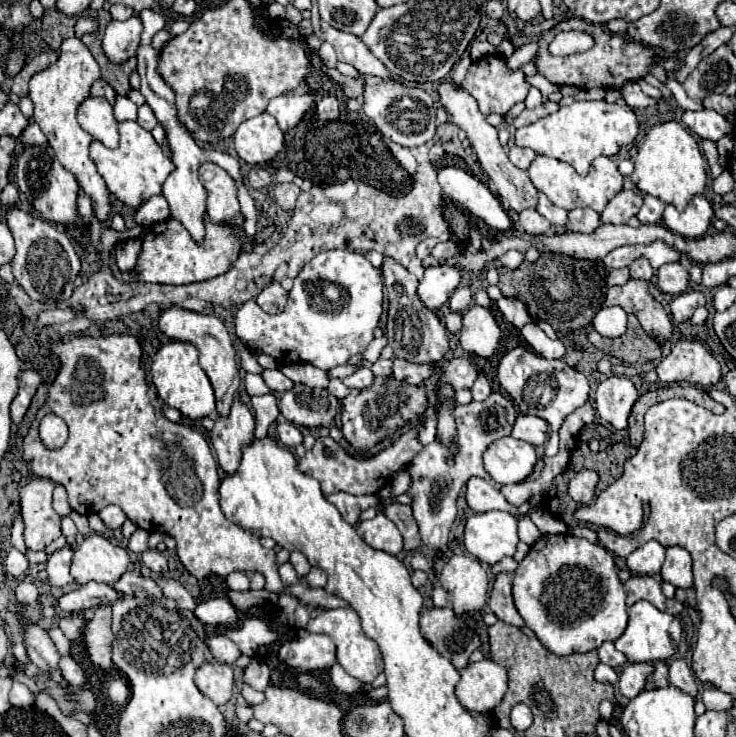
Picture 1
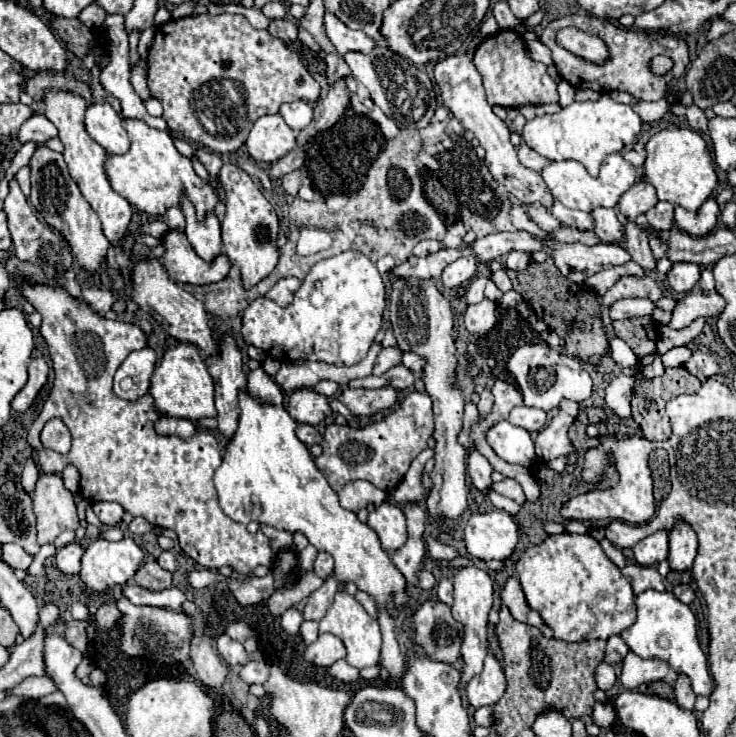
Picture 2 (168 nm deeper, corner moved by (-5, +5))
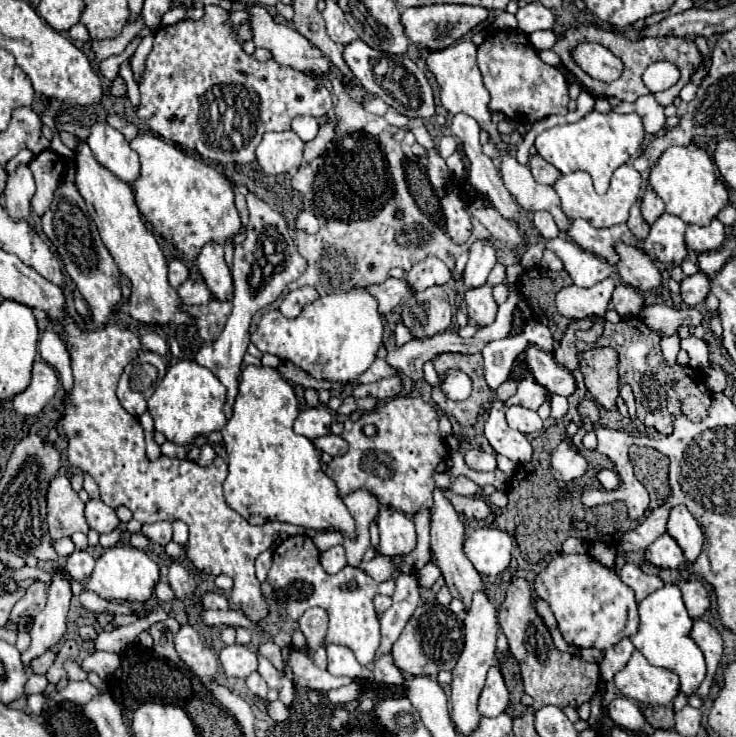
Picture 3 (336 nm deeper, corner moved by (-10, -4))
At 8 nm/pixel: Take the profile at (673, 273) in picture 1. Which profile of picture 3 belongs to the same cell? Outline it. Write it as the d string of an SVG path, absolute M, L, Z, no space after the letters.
M695 273L689 277L683 277L681 281L681 299L689 305L695 307L701 303L709 293L709 277L705 273Z

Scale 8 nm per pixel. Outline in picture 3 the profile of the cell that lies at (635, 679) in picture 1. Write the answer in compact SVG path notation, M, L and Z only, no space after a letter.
M641 651L633 653L613 681L625 697L651 705L671 705L679 691L679 677L669 669L649 665Z

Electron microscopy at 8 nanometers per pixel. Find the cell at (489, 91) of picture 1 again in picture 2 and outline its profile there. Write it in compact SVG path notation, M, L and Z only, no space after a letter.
M500 30L494 36L484 38L474 50L474 66L482 74L490 106L498 104L504 108L520 108L524 104L538 106L538 104L558 102L556 82L548 76L544 64L534 62L526 54L524 38L516 30Z

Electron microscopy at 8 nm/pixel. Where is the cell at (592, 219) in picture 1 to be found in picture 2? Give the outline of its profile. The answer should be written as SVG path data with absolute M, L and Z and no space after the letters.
M598 208L592 210L592 218L596 222L596 236L606 242L606 244L618 244L624 248L624 244L620 242L624 236L624 226L622 222L616 218L616 210L614 208Z

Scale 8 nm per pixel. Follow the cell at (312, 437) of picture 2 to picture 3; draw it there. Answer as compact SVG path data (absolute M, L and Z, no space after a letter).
M323 435L319 439L313 441L313 445L319 449L319 451L325 451L329 455L343 455L347 451L347 443L339 437L339 435Z

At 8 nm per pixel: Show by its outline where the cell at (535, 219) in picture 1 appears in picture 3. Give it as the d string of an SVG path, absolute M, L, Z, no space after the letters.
M537 211L533 215L533 225L537 227L537 231L545 237L545 239L551 239L551 237L557 237L559 235L559 229L553 221L553 217L547 213L547 211Z

